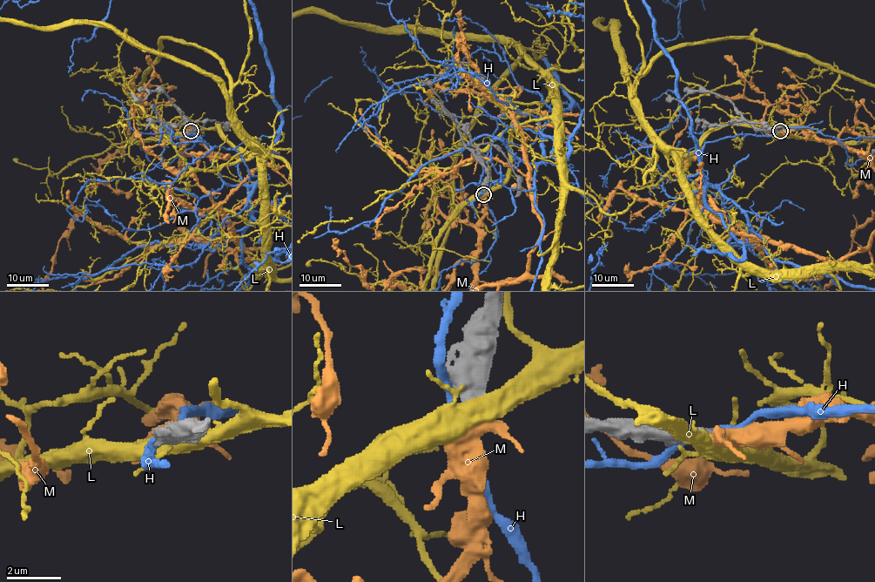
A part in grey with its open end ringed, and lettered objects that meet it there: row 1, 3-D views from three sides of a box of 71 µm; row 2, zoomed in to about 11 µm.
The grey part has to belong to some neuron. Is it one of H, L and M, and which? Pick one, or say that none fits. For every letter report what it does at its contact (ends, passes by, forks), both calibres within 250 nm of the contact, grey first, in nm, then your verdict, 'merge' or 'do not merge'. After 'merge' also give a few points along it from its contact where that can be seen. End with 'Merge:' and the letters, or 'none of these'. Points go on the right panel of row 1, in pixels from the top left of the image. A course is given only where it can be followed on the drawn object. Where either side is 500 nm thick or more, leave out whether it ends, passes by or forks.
H: 800/280 nm | do not merge
L: 650/460 nm | do not merge
M: it passes by | 460/480 nm | merge
Merge: M

